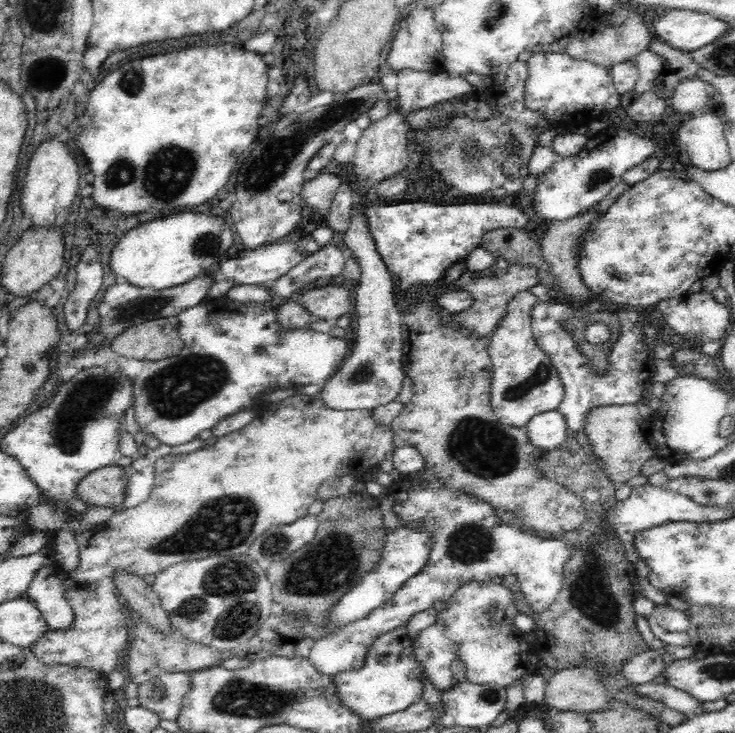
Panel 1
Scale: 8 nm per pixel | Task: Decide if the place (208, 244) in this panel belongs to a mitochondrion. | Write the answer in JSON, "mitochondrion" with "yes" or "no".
{"mitochondrion":"yes"}

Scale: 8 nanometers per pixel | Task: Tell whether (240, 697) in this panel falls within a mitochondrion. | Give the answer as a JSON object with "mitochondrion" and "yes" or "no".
{"mitochondrion":"yes"}

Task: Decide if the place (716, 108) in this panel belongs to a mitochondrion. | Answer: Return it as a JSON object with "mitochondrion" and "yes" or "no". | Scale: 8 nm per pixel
{"mitochondrion":"no"}

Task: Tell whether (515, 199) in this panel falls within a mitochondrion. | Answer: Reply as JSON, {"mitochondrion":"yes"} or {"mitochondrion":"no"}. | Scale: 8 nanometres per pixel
{"mitochondrion":"no"}

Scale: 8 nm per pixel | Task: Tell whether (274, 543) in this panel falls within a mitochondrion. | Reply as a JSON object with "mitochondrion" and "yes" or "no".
{"mitochondrion":"yes"}

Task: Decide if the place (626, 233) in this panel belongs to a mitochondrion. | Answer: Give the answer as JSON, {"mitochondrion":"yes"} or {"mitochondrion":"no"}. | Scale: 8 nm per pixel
{"mitochondrion":"yes"}

